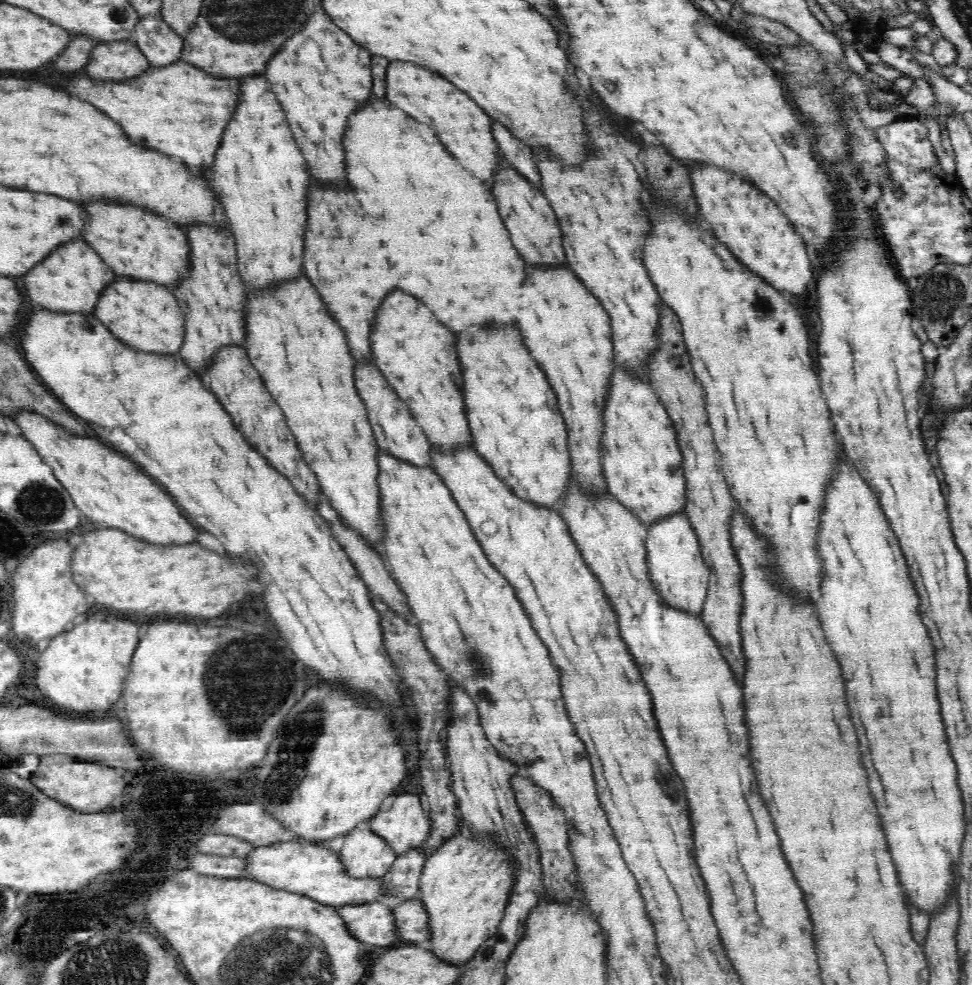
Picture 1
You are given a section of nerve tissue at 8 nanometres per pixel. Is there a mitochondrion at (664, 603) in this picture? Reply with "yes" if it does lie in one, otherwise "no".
no

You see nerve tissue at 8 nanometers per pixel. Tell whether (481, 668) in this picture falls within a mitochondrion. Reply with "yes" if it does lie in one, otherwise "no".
yes

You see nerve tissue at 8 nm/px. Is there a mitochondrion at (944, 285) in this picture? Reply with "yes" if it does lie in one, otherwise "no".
yes

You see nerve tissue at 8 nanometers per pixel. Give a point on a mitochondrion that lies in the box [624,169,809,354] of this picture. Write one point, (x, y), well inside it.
(761, 306)

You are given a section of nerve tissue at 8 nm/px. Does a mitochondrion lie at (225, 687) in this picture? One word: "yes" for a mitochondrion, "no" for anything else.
yes

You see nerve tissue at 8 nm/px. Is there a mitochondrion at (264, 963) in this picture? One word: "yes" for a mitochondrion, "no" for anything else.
yes

